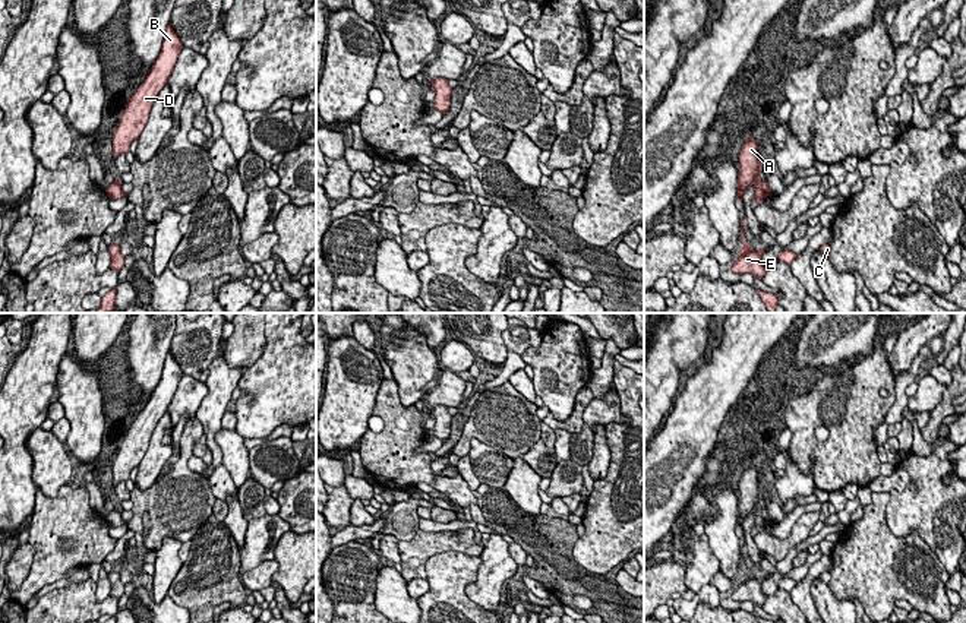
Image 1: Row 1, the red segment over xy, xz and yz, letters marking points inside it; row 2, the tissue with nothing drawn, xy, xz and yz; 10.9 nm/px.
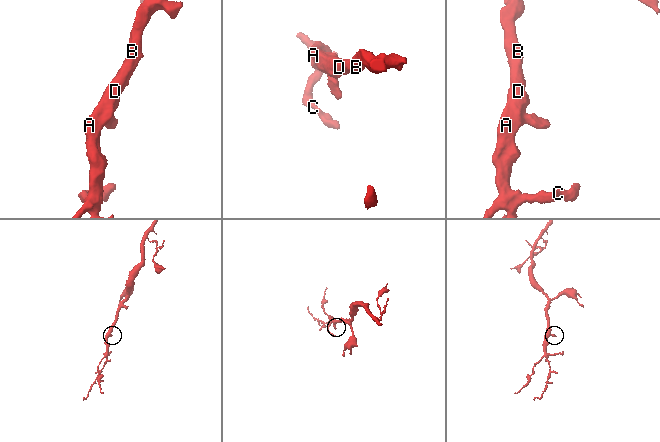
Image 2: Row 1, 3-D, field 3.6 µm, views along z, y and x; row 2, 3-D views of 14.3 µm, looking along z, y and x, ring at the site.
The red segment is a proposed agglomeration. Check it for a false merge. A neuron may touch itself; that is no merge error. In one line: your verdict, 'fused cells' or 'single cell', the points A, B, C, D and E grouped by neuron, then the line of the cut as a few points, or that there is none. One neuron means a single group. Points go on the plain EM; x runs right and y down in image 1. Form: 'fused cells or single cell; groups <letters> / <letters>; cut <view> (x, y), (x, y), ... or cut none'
single cell; groups A B C D E; cut none

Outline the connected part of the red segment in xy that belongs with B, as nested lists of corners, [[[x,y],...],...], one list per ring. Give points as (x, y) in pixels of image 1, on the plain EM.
[[[168,350],[161,379],[154,389],[146,407],[127,428],[120,450],[113,464],[113,487],[127,481],[133,468],[136,468],[149,446],[151,434],[167,411],[174,392],[183,377],[183,371]]]

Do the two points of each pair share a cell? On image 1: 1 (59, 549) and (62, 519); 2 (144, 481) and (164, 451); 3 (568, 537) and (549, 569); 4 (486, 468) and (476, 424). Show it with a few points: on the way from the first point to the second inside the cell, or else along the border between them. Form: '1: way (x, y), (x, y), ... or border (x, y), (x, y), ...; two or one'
1: way (60, 541), (62, 527); one
2: way (147, 474), (157, 458); one
3: way (561, 544), (553, 552), (553, 562); one
4: border (470, 439), (479, 439), (511, 458); two

